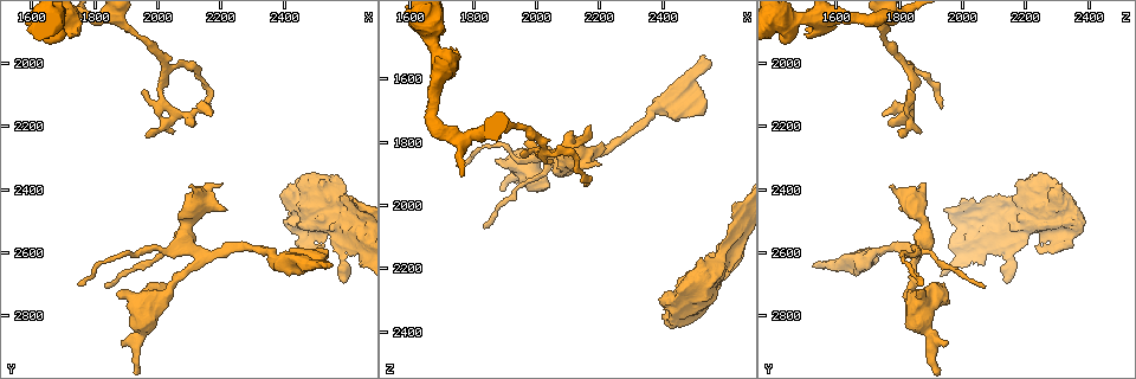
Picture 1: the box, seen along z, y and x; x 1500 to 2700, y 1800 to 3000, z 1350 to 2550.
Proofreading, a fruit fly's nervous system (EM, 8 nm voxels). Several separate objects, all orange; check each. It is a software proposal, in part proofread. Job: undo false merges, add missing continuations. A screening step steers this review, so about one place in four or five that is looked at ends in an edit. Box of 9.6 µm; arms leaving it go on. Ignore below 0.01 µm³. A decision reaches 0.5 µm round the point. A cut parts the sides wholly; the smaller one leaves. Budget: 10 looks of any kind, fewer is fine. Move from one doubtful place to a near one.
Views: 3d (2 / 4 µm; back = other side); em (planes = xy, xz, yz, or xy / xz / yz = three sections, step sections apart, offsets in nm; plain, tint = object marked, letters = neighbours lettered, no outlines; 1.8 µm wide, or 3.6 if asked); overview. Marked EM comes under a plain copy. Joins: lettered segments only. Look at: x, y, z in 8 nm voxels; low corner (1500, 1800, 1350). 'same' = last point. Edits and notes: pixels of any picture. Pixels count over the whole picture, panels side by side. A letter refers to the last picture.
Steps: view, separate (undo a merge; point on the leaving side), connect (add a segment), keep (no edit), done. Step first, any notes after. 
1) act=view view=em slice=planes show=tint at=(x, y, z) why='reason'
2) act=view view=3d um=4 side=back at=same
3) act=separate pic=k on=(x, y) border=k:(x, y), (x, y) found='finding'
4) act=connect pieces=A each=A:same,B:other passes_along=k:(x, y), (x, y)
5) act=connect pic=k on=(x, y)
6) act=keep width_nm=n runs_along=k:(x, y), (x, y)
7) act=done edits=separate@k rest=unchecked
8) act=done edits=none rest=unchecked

act=view view=3d um=2 at=(2030, 1980, 1800) why='three-way junction'

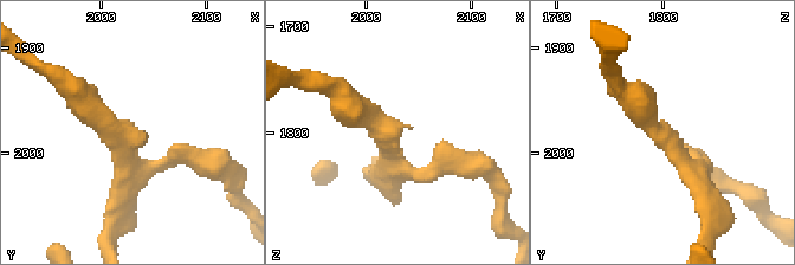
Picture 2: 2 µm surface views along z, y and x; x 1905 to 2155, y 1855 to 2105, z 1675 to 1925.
act=view view=em slice=planes show=letters at=(2018, 1988, 1802) why='need the tissue'

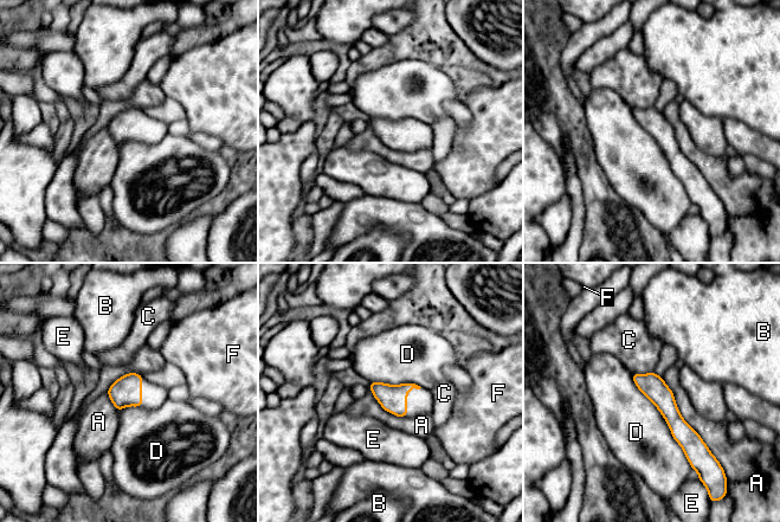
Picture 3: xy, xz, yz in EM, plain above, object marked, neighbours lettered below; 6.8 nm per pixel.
act=keep each=A:other,B:other,C:other,D:other,E:other,F:other border=3:(631, 374), (663, 417), (693, 469) found='all the same cell'

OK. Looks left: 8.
act=view view=3d um=4 at=(2170, 2150, 1930) why='tapers out'

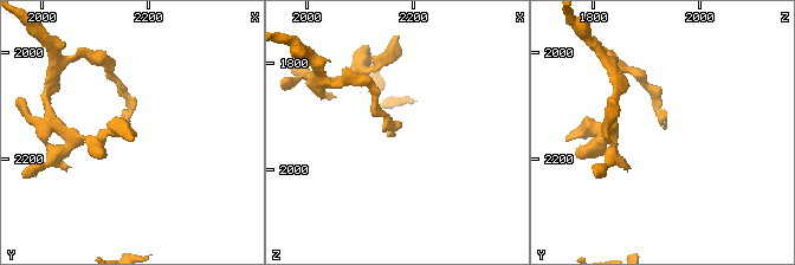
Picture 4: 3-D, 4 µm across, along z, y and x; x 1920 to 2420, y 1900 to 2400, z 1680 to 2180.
act=view view=em slice=xy step=8 show=tint at=(2165, 2140, 1935) why='now the EM'

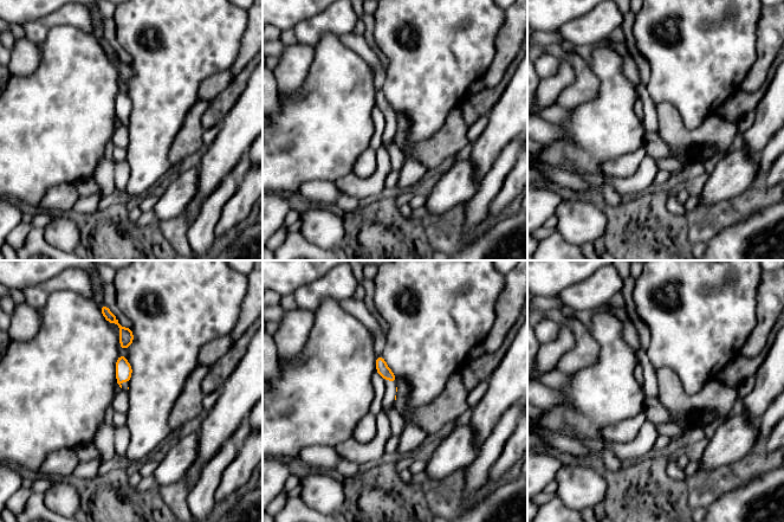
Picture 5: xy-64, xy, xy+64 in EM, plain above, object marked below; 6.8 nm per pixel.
act=view view=em slice=xy step=8 show=letters at=same

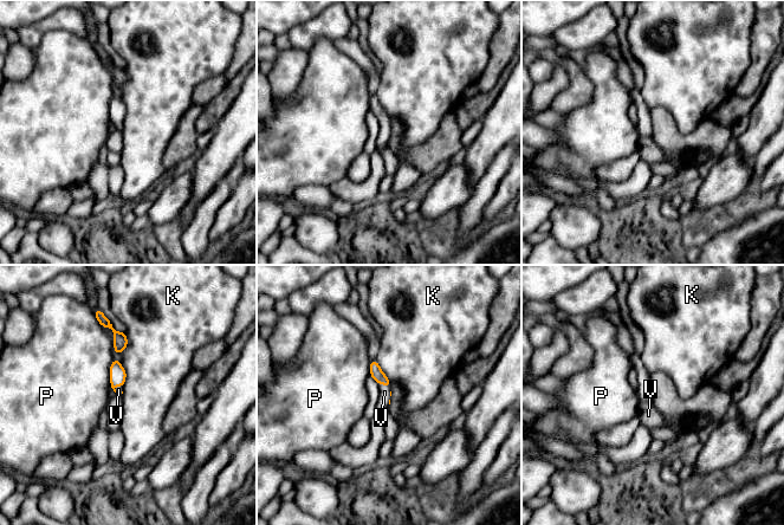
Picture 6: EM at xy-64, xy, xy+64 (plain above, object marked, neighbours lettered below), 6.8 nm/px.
act=connect pieces=V each=K:other,P:other,V:same passes_along=6:(375, 370), (384, 386), (384, 391) found='the cell continues'

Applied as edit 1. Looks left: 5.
act=view view=em slice=planes show=tint at=(2450, 2620, 1670) why='calibre changes'

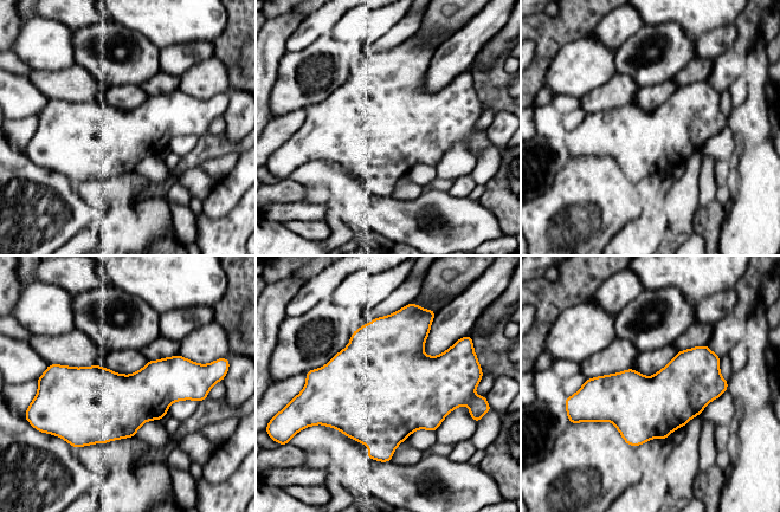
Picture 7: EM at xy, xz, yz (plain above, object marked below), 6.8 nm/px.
act=view view=em slice=planes show=letters at=same why='what lies round it'

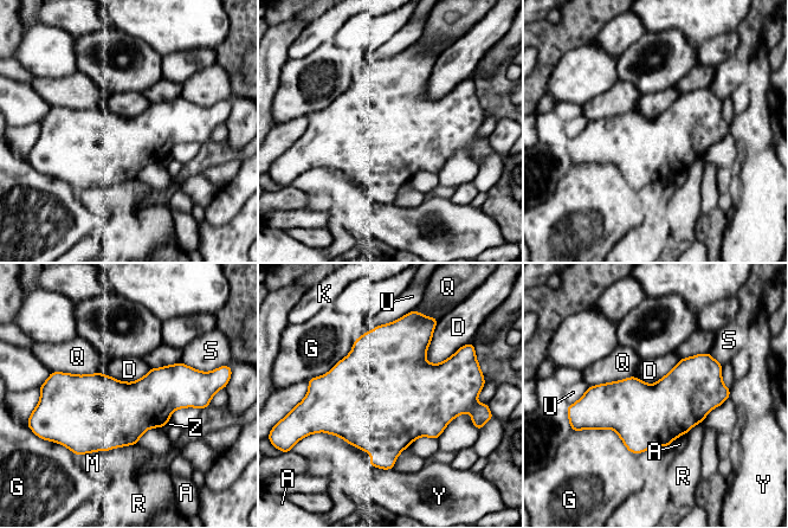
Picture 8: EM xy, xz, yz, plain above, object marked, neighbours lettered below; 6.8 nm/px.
act=connect pieces=D width_nm=440 longest_contact=G:380nm each=A:other,D:same,G:other,K:other,M:other,Q:other,R:other,S:other,U:other,Y:other,Z:other found='it goes on there'

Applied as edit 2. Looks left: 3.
act=view view=em slice=planes show=tint at=(2140, 2620, 1840) why='sharp bend'

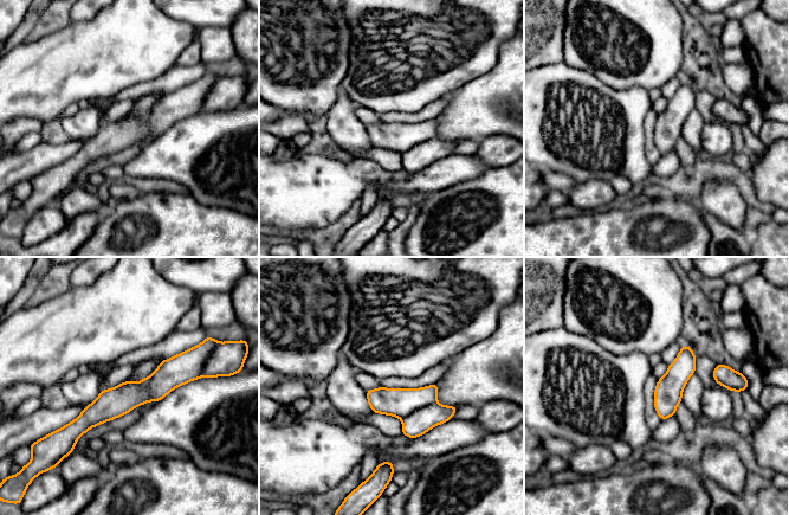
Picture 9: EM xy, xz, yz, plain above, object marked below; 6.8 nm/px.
act=view view=em slice=planes show=letters at=same

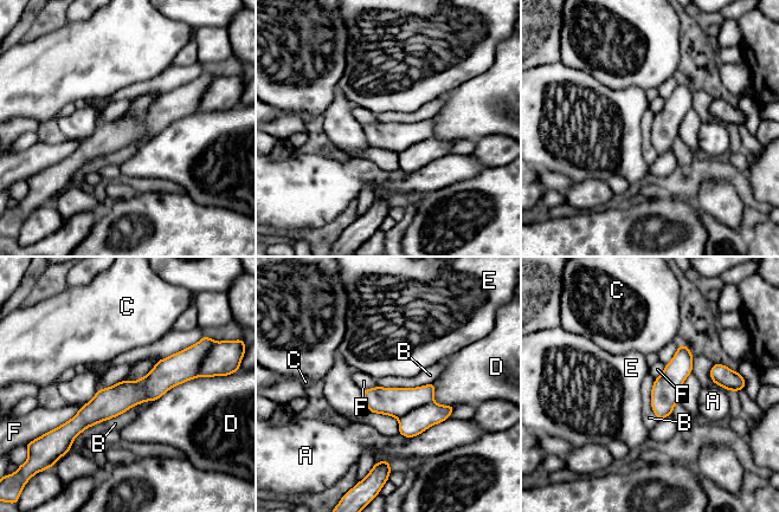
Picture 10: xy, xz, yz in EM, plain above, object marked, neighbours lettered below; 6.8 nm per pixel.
act=keep width_nm=190 each=A:other,B:other,C:other,D:other,E:other,F:other border=10:(153, 400), (88, 426), (69, 449) found='continuous, no second cell'

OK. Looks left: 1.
act=done edits=connect@6,connect@8 rest=unchecked

